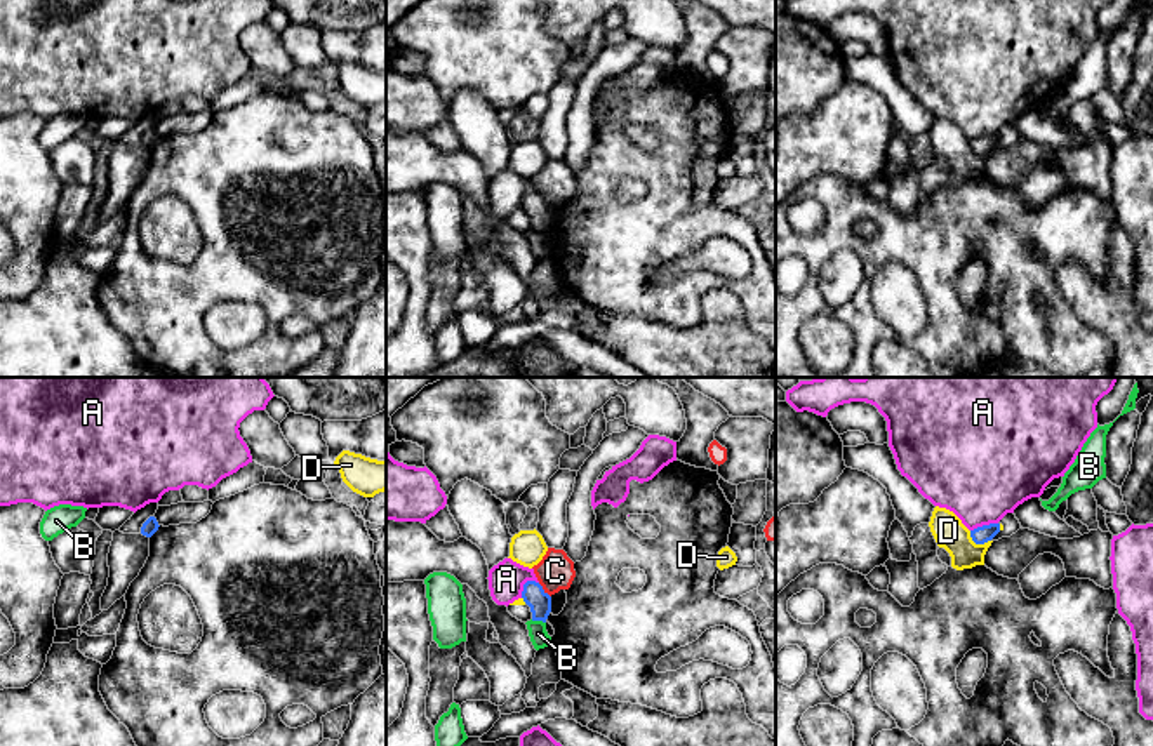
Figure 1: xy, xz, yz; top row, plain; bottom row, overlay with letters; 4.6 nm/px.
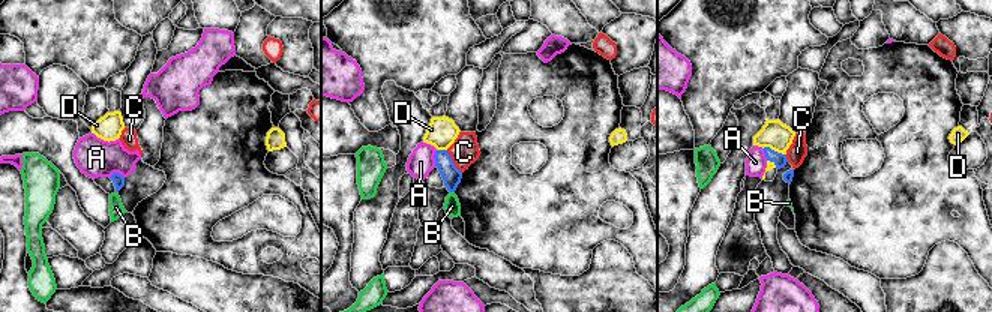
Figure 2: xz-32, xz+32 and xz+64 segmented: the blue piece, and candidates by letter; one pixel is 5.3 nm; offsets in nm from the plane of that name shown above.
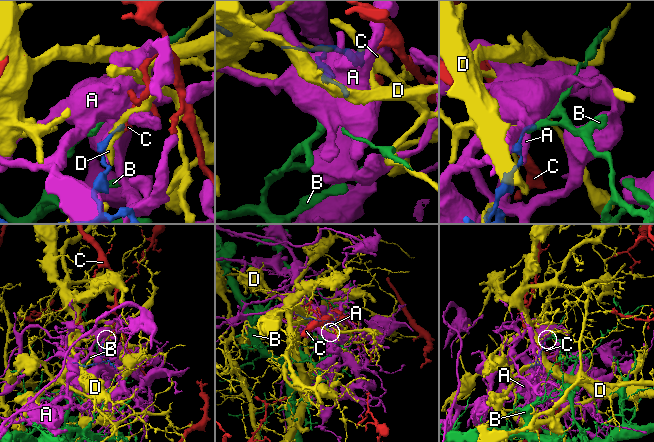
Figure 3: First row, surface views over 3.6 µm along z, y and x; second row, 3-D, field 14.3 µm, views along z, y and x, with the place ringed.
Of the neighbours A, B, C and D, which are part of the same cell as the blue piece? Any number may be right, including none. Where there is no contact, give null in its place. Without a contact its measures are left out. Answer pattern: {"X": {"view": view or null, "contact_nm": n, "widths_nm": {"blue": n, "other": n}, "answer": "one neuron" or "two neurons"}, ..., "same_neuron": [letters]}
{"A": {"view": "xz", "contact_nm": 120, "widths_nm": {"blue": 110, "other": 170}, "answer": "two neurons"}, "B": {"view": "xz", "contact_nm": 70, "widths_nm": {"blue": 110, "other": 90}, "answer": "two neurons"}, "C": {"view": "xz", "contact_nm": 90, "widths_nm": {"blue": 110, "other": 170}, "answer": "two neurons"}, "D": {"view": "yz", "contact_nm": 120, "widths_nm": {"blue": 80, "other": 150}, "answer": "two neurons"}, "same_neuron": []}

